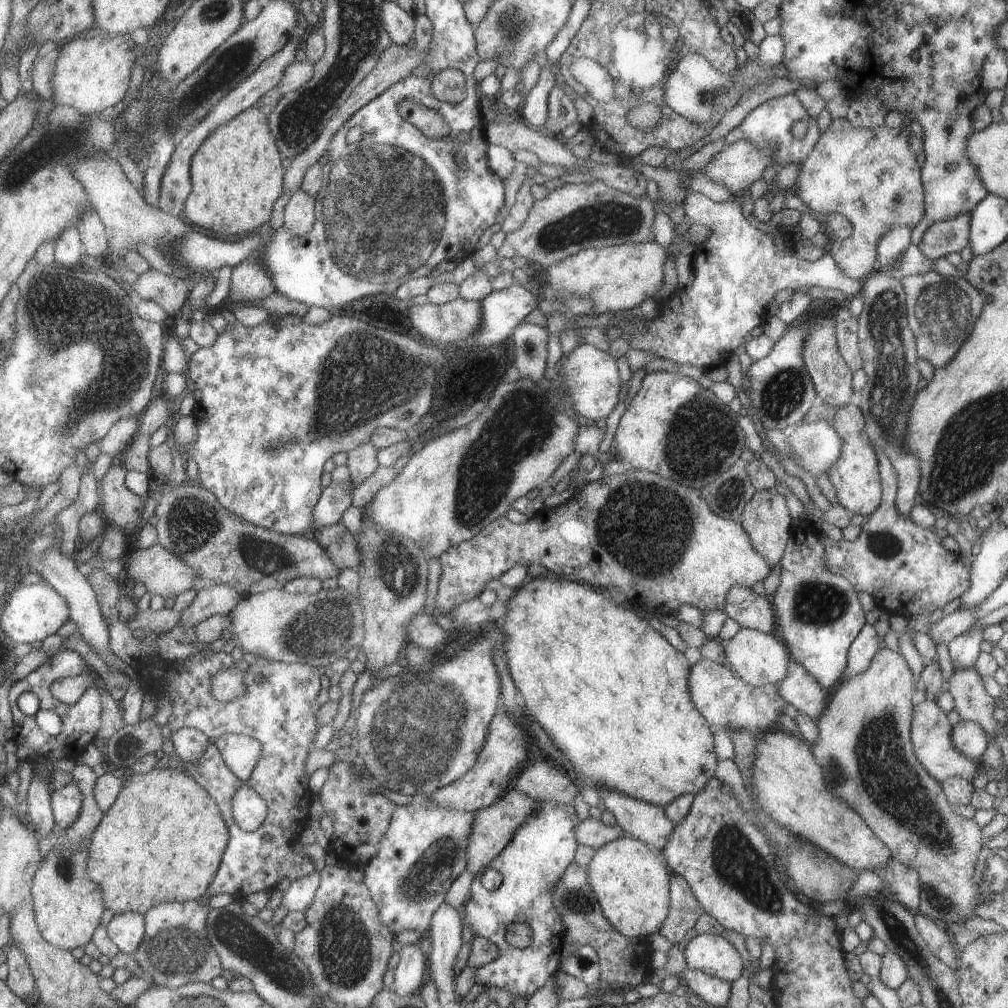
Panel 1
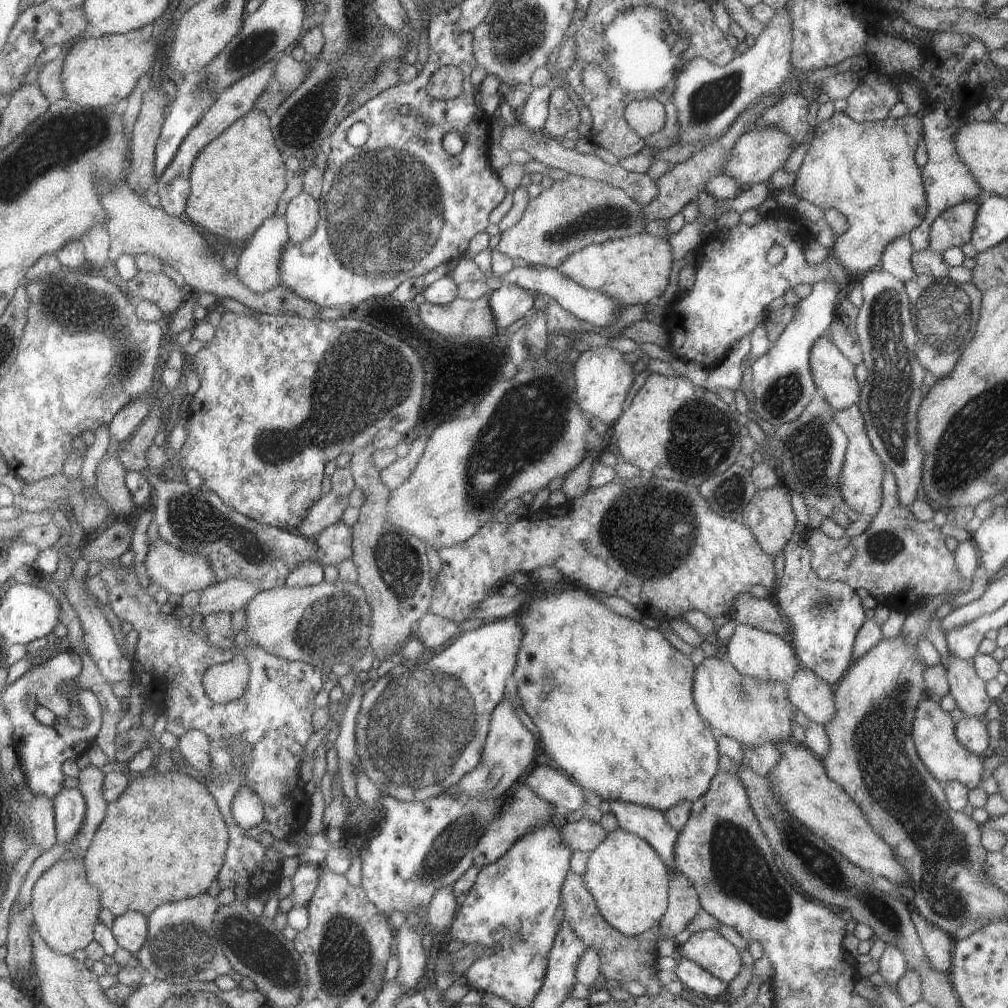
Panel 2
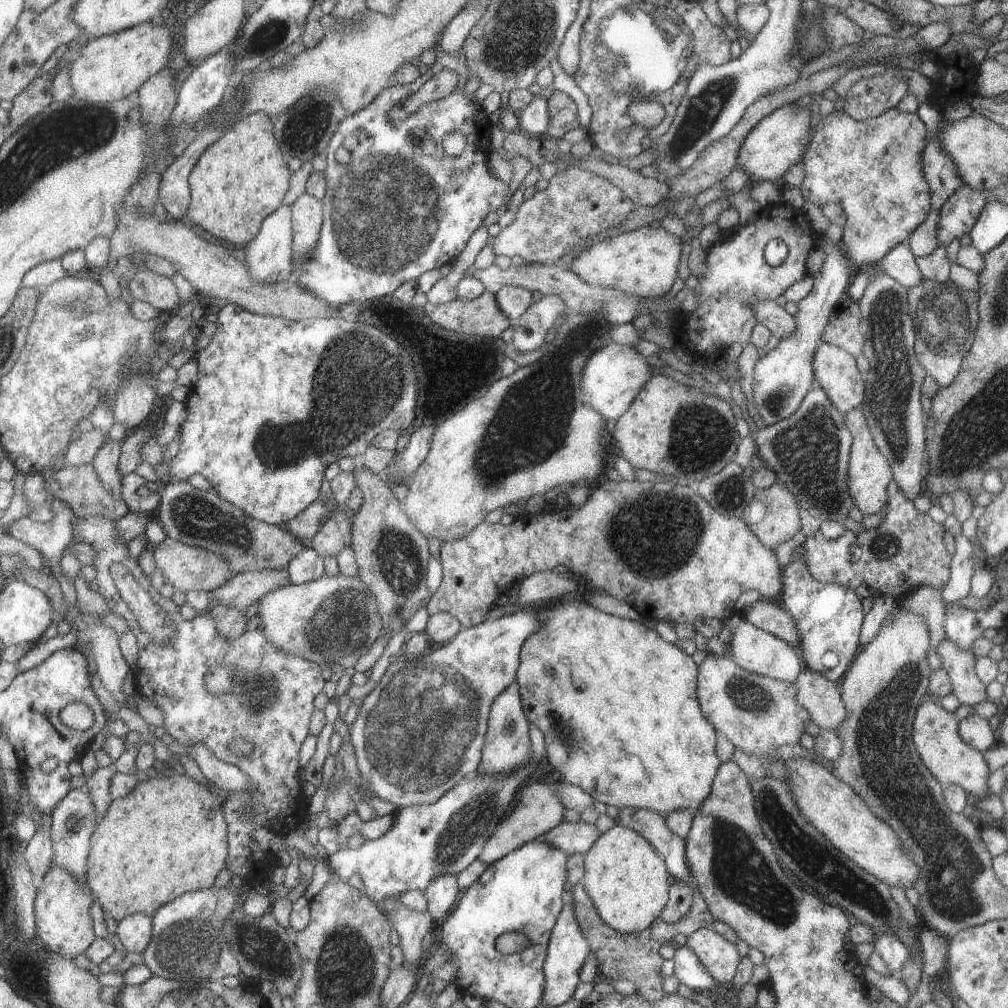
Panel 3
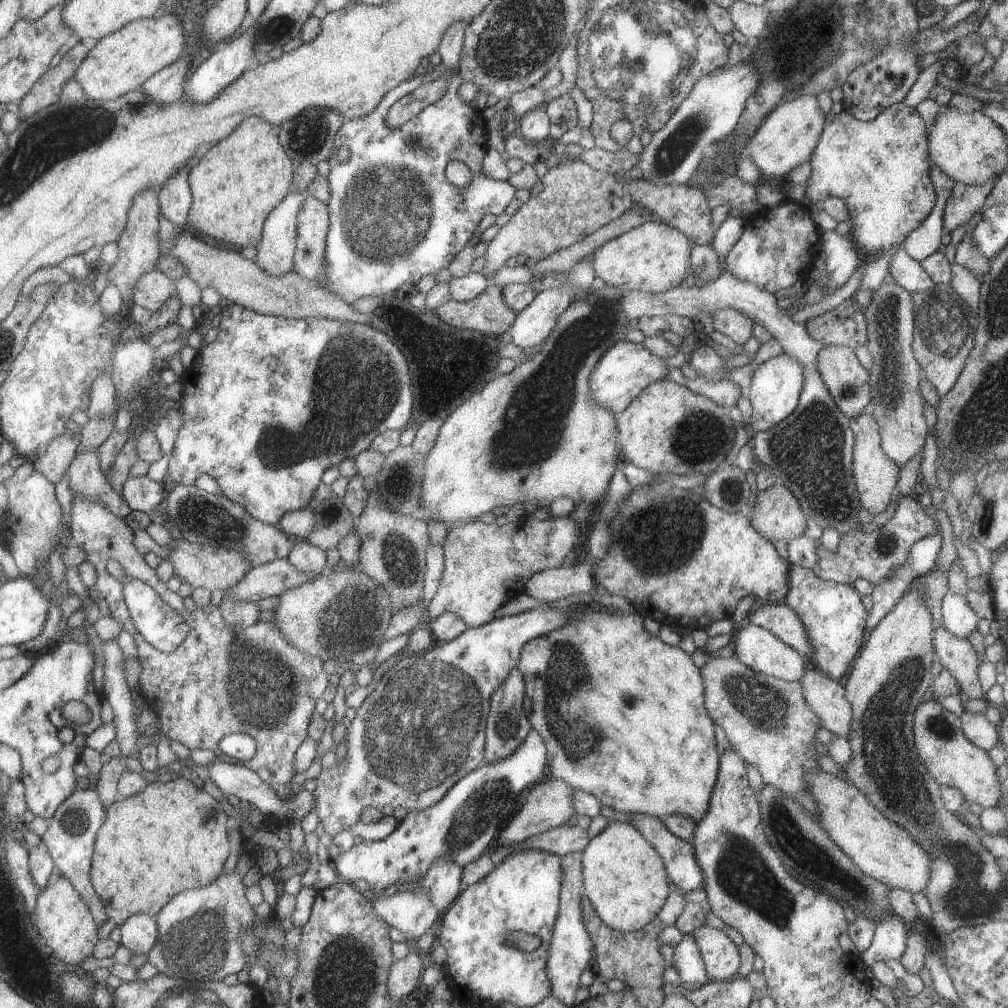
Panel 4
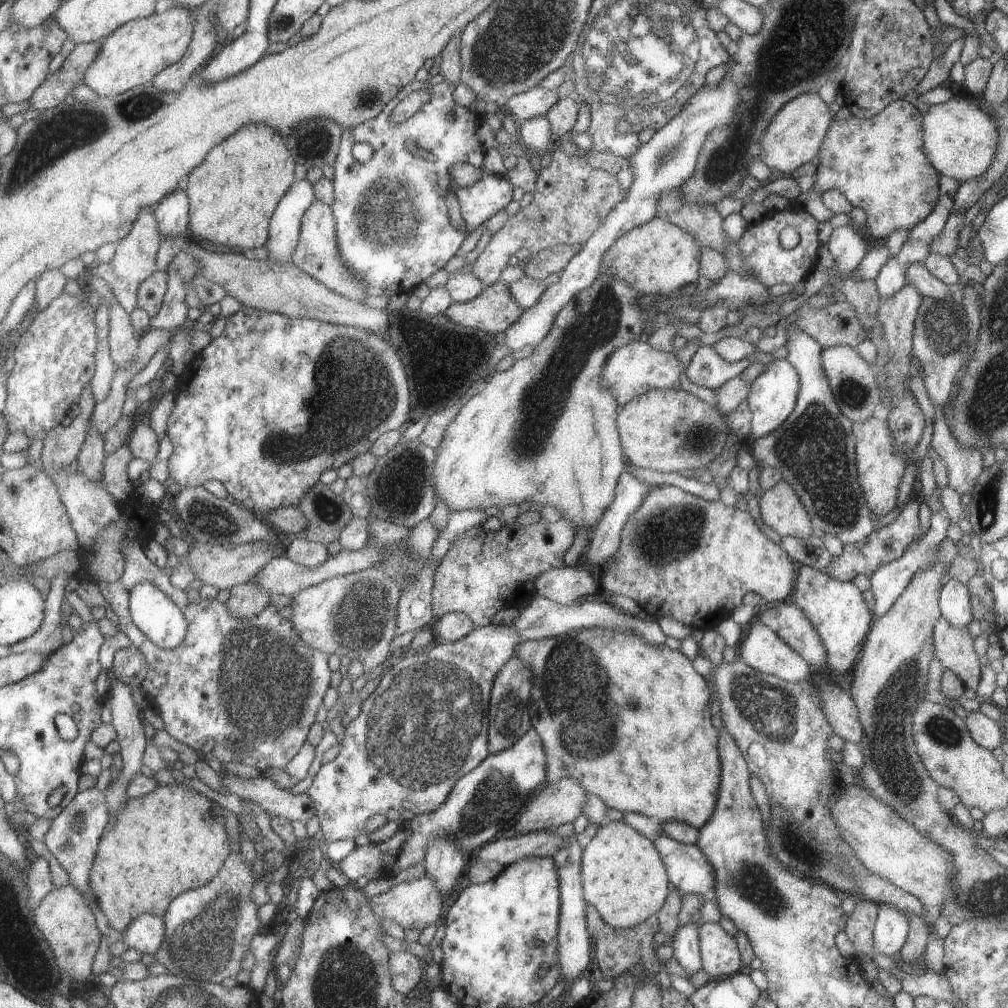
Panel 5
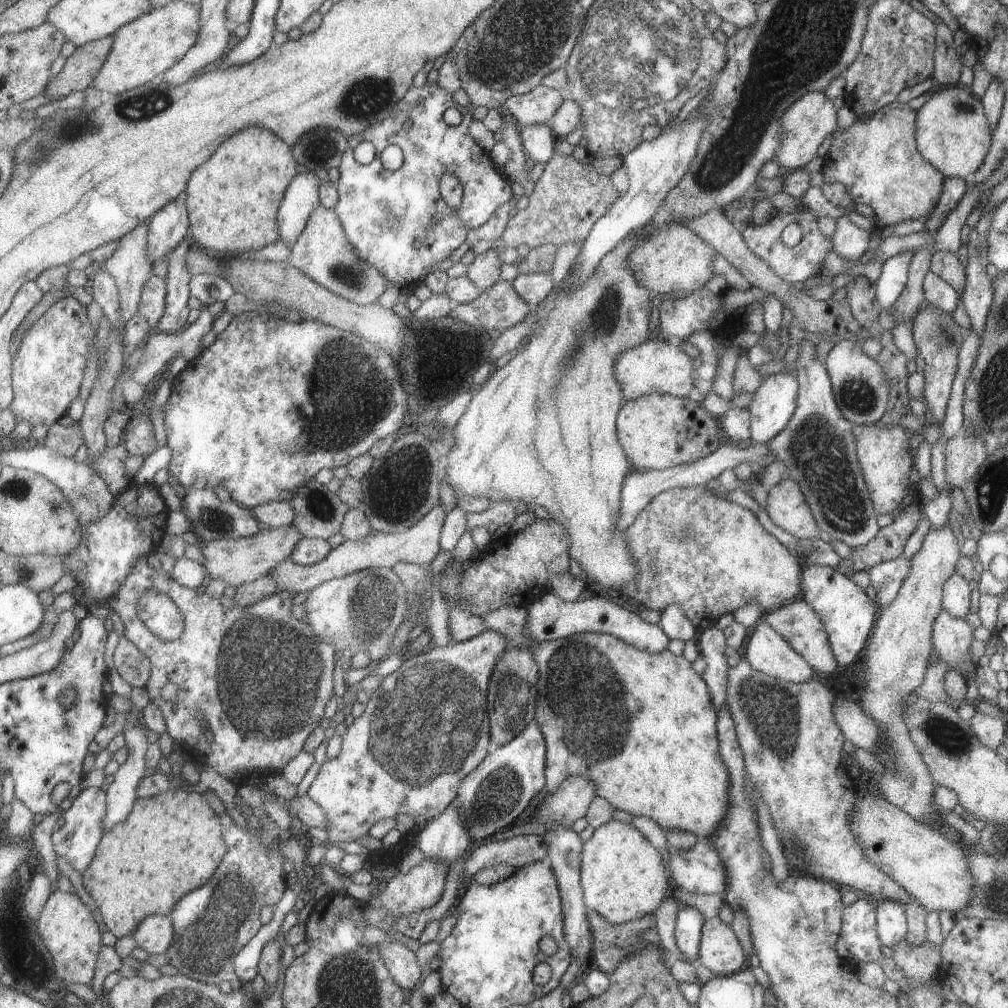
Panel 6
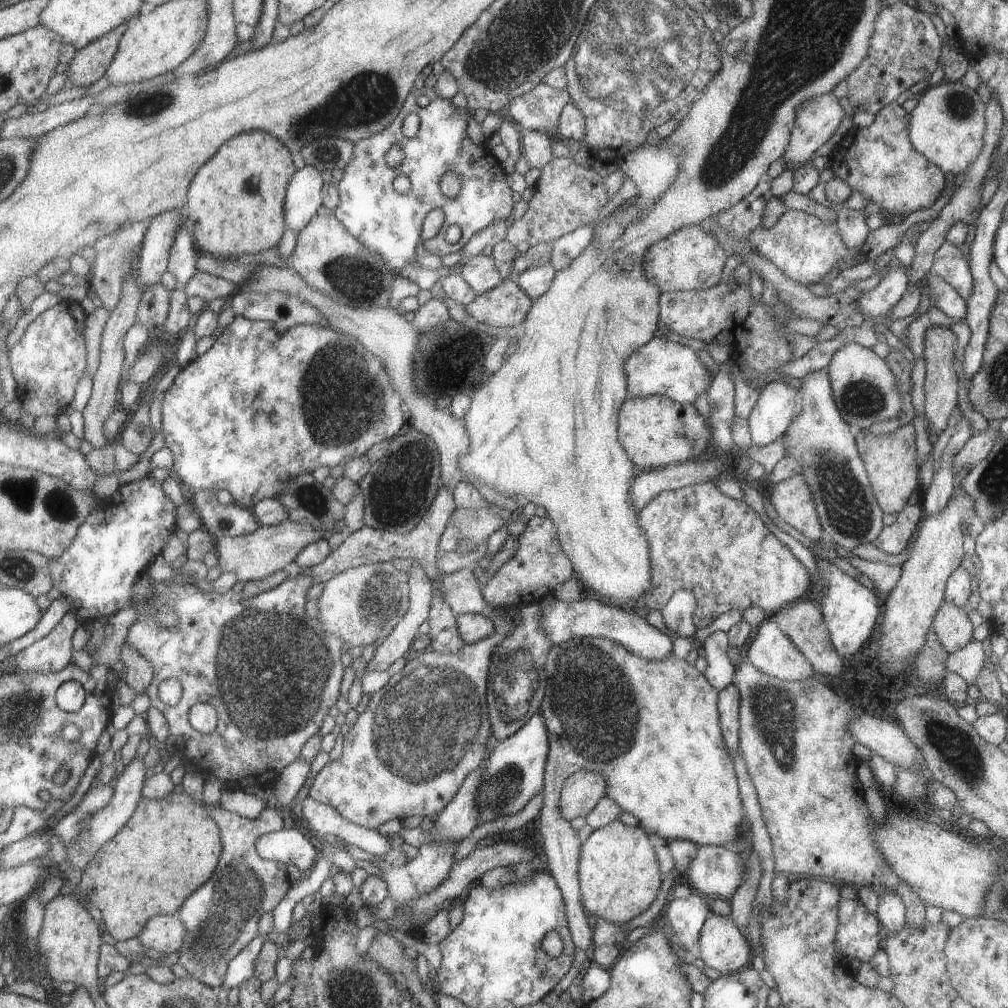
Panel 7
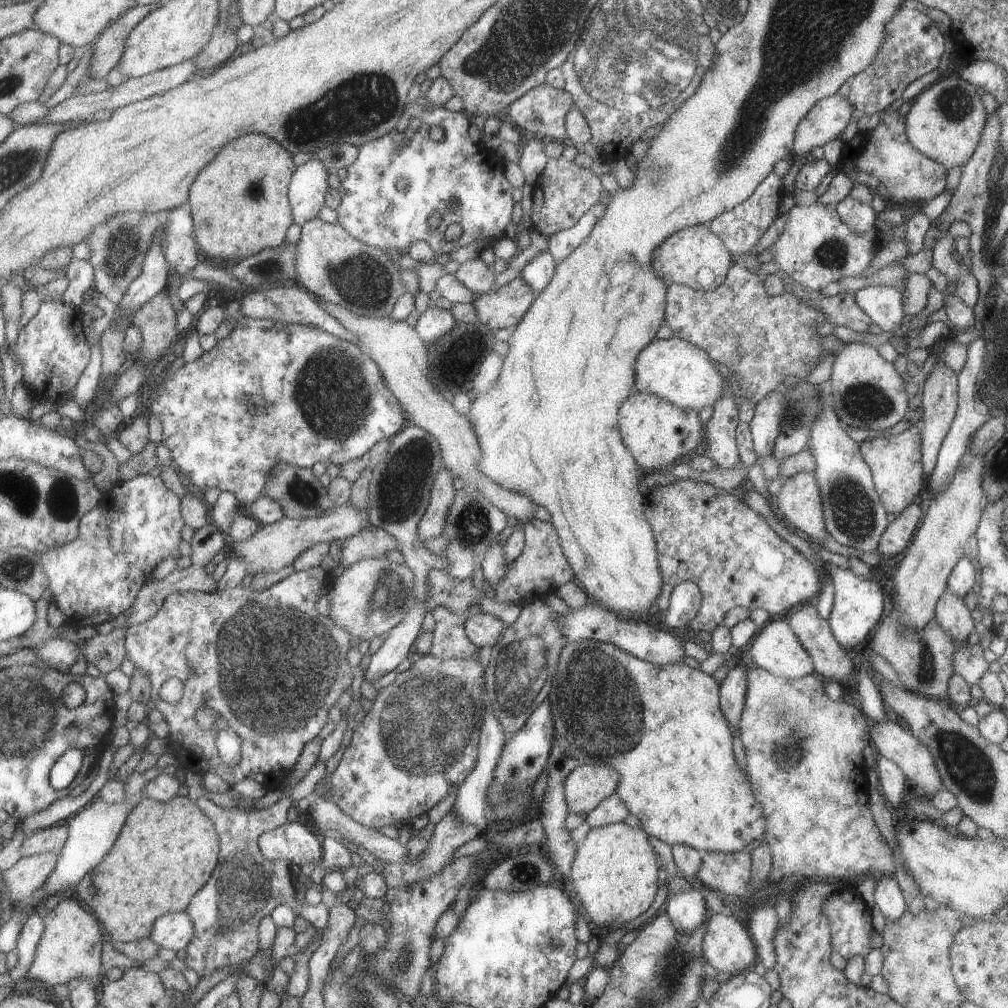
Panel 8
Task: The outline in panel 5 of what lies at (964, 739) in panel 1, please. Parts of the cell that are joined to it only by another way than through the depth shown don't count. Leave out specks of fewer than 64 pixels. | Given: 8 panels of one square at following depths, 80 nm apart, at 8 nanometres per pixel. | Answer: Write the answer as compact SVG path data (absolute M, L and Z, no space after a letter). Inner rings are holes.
M978 711L968 712L963 720L969 736L973 738L977 746L991 751L1001 744L1003 740L1001 722L994 722Z

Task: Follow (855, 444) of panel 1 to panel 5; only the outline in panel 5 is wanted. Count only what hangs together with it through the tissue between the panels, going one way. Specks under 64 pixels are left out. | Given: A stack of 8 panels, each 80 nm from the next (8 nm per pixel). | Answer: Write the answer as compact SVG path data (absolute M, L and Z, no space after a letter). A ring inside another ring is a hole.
M871 417L861 423L853 422L852 432L856 443L857 479L863 490L865 503L872 515L883 517L893 510L895 505L899 482L906 466L906 457L893 454L893 436L889 434L889 426L877 418Z

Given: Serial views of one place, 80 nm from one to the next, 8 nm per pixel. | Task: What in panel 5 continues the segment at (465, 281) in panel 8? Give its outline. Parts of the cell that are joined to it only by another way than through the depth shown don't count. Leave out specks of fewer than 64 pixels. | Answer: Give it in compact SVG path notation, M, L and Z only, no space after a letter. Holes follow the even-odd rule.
M560 149L551 155L547 168L538 172L533 200L491 234L483 252L479 253L471 268L471 274L485 287L500 281L500 273L508 258L520 248L530 254L551 246L573 246L585 243L589 236L602 226L609 212L622 202L628 192L620 190L615 176L593 169L576 155L567 155Z

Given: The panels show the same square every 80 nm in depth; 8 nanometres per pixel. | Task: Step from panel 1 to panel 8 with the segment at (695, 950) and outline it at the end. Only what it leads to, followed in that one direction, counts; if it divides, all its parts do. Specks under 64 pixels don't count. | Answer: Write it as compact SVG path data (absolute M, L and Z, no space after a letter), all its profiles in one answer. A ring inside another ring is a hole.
M713 913L702 934L702 957L718 972L733 976L752 969L758 958L745 923L733 915Z

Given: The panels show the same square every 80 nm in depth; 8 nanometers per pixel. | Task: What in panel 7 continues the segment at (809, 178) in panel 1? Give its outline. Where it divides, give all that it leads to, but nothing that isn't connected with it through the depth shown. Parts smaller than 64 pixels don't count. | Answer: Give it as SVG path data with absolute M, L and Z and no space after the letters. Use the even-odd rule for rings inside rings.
M893 101L874 114L874 120L869 126L852 128L834 141L833 151L828 152L827 166L833 176L840 178L852 191L862 193L868 202L877 204L879 210L890 219L901 219L919 208L929 208L940 197L946 184L946 174L913 148L908 137L908 126L909 113Z

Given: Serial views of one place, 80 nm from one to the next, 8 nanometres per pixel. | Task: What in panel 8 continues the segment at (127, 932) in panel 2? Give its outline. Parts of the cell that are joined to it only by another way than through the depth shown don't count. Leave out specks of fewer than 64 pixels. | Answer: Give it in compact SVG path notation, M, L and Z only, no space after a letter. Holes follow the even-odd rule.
M187 911L167 913L159 917L153 925L149 937L160 948L186 950L189 943L193 943L195 925Z

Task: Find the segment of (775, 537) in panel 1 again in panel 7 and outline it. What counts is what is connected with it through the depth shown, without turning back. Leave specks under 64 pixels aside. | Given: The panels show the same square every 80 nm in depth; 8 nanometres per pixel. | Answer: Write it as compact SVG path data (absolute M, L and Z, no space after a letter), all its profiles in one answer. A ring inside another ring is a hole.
M799 473L775 483L770 489L771 493L767 497L773 505L773 510L775 510L777 516L779 516L783 522L789 524L791 528L795 528L797 532L801 532L801 534L810 541L817 541L823 536L823 530L817 518L808 484Z

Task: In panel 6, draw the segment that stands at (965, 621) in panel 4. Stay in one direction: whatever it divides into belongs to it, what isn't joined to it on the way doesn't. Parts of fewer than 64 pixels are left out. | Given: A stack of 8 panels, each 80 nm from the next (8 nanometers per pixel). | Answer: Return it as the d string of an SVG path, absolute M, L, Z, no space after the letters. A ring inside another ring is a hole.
M953 573L942 586L941 606L949 616L963 619L970 612L970 590L967 581Z

